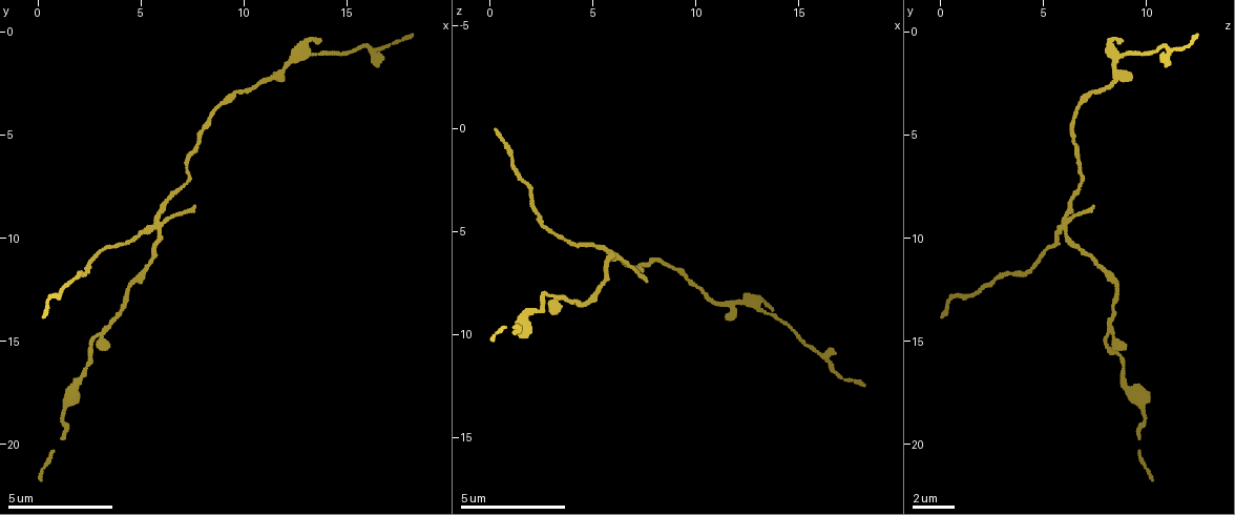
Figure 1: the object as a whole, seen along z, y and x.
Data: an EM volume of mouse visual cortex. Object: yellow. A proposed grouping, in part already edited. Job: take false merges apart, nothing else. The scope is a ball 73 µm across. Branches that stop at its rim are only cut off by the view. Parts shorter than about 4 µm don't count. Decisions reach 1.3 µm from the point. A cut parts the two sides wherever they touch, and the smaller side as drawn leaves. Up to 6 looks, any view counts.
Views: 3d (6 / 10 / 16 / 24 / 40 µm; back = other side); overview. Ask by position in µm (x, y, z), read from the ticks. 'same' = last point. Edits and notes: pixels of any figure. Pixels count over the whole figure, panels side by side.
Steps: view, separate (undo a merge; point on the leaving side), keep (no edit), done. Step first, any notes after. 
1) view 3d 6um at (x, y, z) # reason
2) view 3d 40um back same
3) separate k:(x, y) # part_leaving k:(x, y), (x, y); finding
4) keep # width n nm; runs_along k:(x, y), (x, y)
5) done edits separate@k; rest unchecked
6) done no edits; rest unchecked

view 3d 6um at (3.7, 14.0, 8.2) # calibre changes

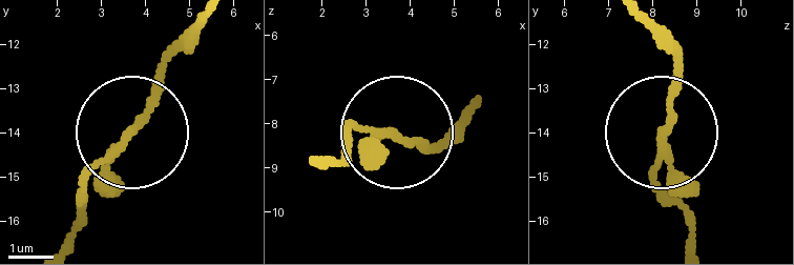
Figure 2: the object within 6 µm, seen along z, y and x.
keep # all the same neuron

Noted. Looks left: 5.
view 3d 6um at (1.5, 17.8, 9.6) # thick turns thin

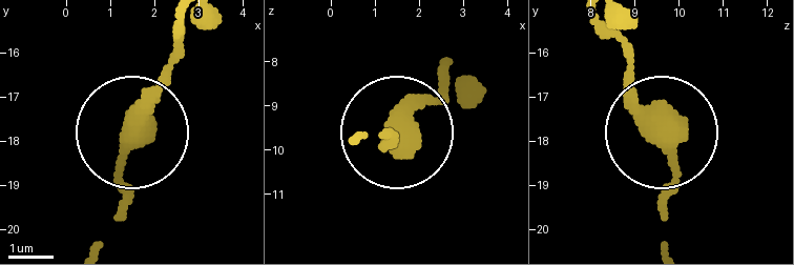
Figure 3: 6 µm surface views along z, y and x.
keep # runs_along 3:(467, 81), (403, 115), (381, 149), (362, 138); all the same neuron

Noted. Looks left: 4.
view 3d 10um at (5.4, 9.6, 5.9) # side arm on a straight run

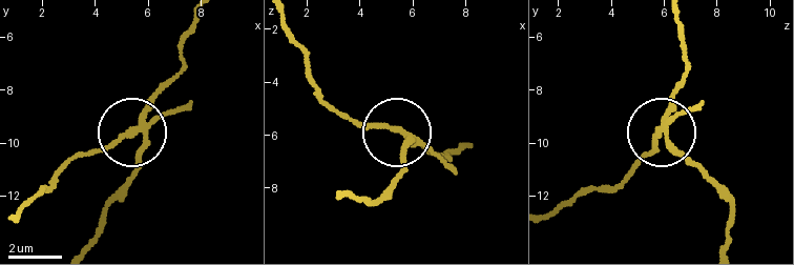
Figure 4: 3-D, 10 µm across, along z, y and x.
separate 4:(173, 114) # part_leaving 4:(139, 128), (67, 163), (19, 217); a second neuron is stuck on

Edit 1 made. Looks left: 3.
done edits separate@4; rest unchecked

